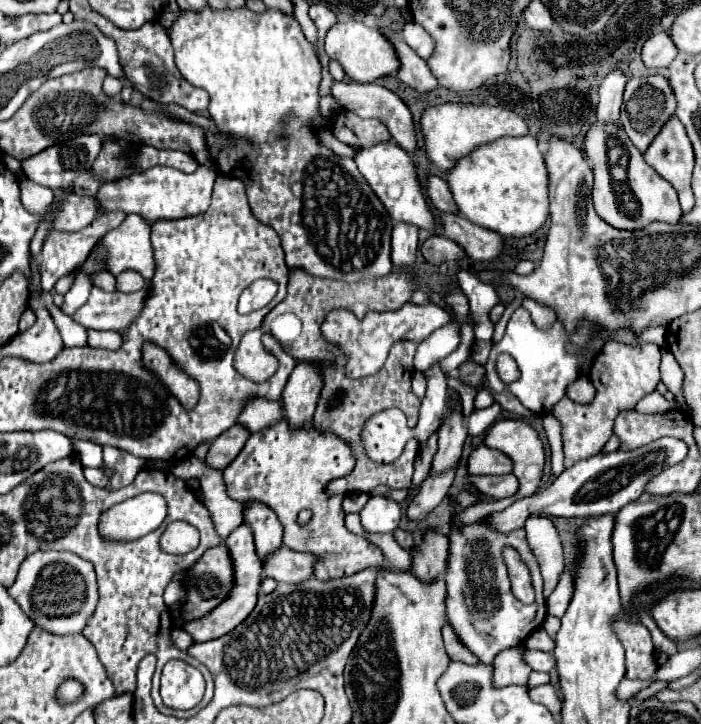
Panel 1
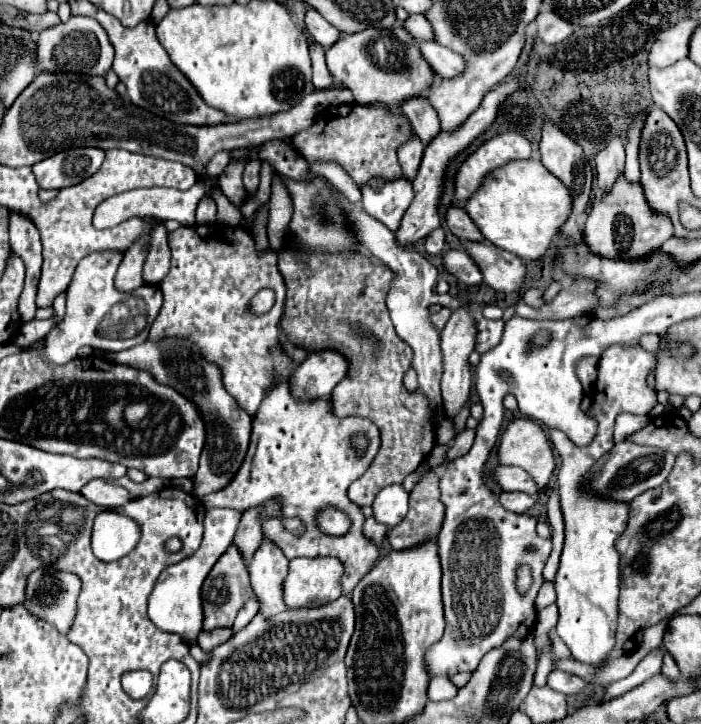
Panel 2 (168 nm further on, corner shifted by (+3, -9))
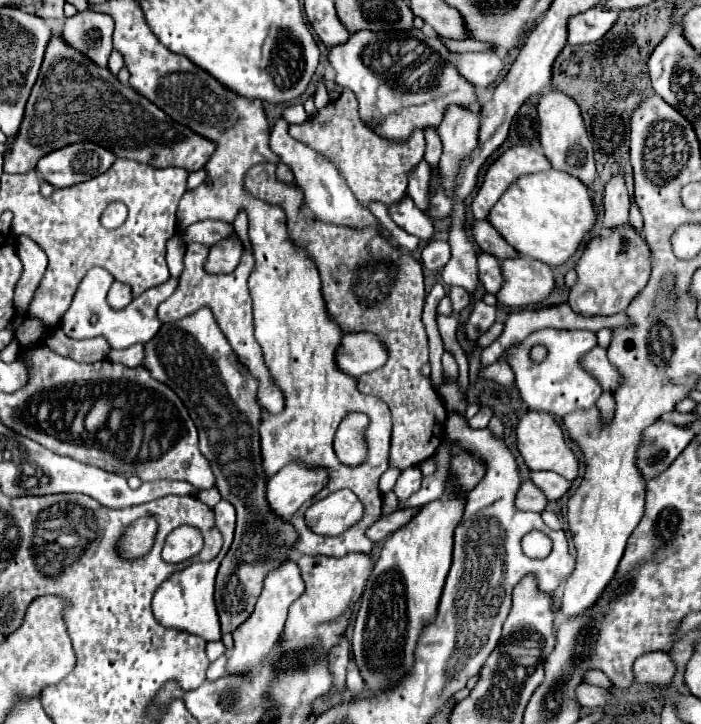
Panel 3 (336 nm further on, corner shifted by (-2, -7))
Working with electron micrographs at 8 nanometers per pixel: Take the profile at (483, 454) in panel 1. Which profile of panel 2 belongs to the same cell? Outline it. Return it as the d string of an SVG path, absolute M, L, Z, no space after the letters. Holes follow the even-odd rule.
M497 465L493 469L493 479L497 481L497 485L501 485L503 491L523 491L523 493L529 493L529 495L539 493L535 481L529 475L525 475L525 471L521 467Z

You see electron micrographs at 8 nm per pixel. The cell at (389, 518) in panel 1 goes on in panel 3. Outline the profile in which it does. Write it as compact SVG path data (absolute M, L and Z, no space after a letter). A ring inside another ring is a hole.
M418 465L402 471L402 475L398 477L398 481L394 485L394 493L396 493L398 501L406 501L412 493L416 493L420 489L420 483L422 483L422 473L420 473Z

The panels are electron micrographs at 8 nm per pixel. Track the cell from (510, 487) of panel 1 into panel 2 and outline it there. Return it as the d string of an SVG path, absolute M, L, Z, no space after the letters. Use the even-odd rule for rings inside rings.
M513 491L513 493L501 493L501 503L505 505L507 511L513 511L513 513L523 513L527 511L535 501L531 499L531 495L525 495L525 493L519 493L519 491Z

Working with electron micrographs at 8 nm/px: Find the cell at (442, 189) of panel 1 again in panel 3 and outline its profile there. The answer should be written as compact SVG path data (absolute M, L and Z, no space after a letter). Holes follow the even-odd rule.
M476 221L472 227L472 235L482 251L498 257L500 261L518 257L518 251L514 247L510 247L508 241L498 231L494 231L488 221Z

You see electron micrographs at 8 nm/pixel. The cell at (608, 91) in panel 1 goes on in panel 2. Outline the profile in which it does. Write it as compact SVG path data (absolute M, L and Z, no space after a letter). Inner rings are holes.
M611 137L605 147L595 157L597 167L597 179L599 179L599 191L607 193L611 185L615 183L617 175L623 171L625 165L625 147L621 137Z

